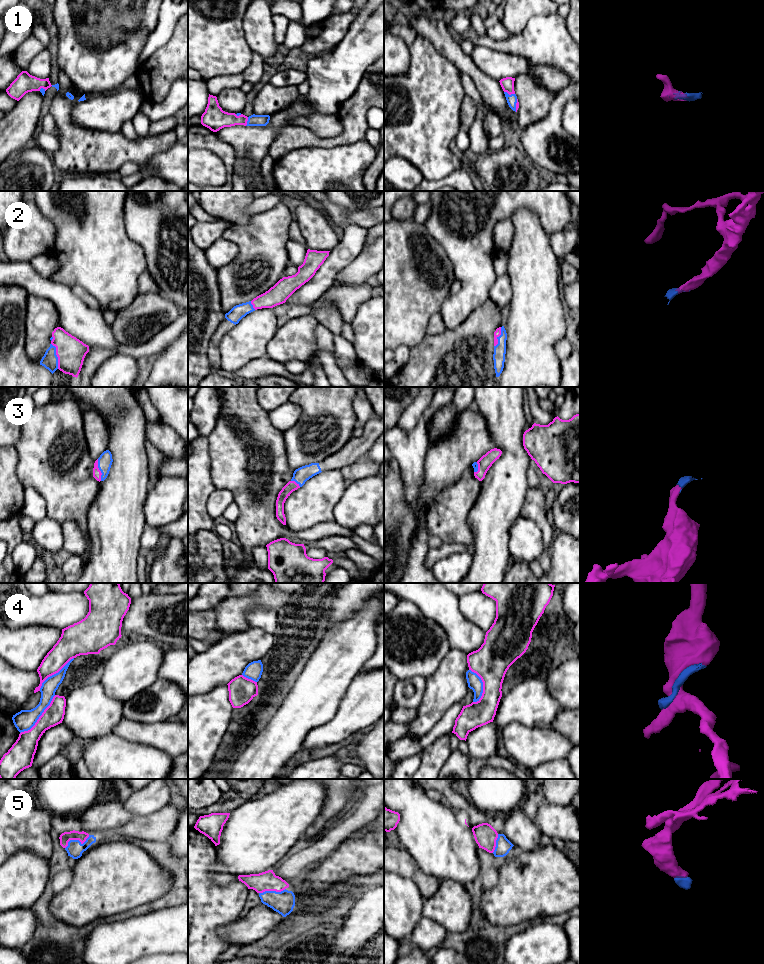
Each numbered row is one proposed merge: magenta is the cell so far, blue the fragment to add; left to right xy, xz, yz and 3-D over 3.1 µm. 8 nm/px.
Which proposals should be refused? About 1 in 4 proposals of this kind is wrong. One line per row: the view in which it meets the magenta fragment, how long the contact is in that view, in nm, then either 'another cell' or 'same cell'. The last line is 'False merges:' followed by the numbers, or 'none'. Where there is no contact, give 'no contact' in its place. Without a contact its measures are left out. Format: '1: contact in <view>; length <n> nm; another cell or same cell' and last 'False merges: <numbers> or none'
1: contact in yz; length 90 nm; same cell
2: contact in xy; length 220 nm; same cell
3: contact in xy; length 180 nm; same cell
4: contact in xy; length 420 nm; another cell
5: contact in xy; length 220 nm; same cell
False merges: 4

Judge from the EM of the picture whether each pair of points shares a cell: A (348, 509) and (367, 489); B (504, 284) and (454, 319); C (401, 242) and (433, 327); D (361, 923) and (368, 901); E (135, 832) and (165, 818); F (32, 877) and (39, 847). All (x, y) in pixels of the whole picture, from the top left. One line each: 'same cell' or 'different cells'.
A: same cell
B: different cells
C: different cells
D: same cell
E: same cell
F: different cells

